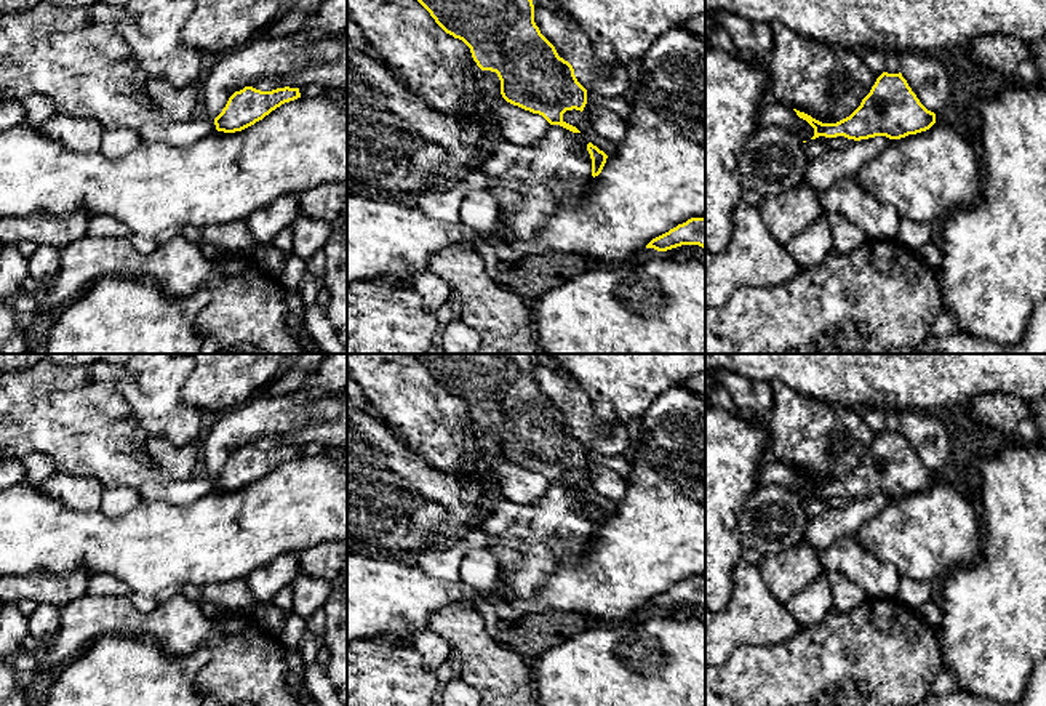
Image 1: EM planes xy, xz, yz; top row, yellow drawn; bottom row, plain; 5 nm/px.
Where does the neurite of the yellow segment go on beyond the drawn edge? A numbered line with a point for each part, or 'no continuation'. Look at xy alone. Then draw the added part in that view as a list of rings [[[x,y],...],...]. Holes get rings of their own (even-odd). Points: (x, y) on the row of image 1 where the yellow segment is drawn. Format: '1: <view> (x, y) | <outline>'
no continuation

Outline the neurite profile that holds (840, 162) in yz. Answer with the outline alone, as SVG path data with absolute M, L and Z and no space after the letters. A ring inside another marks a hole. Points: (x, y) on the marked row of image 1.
M886 136L854 141L828 149L808 163L804 184L814 191L825 191L841 178L856 178L889 142Z

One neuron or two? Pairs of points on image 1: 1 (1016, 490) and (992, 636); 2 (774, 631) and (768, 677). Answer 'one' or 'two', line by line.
1: one
2: two

